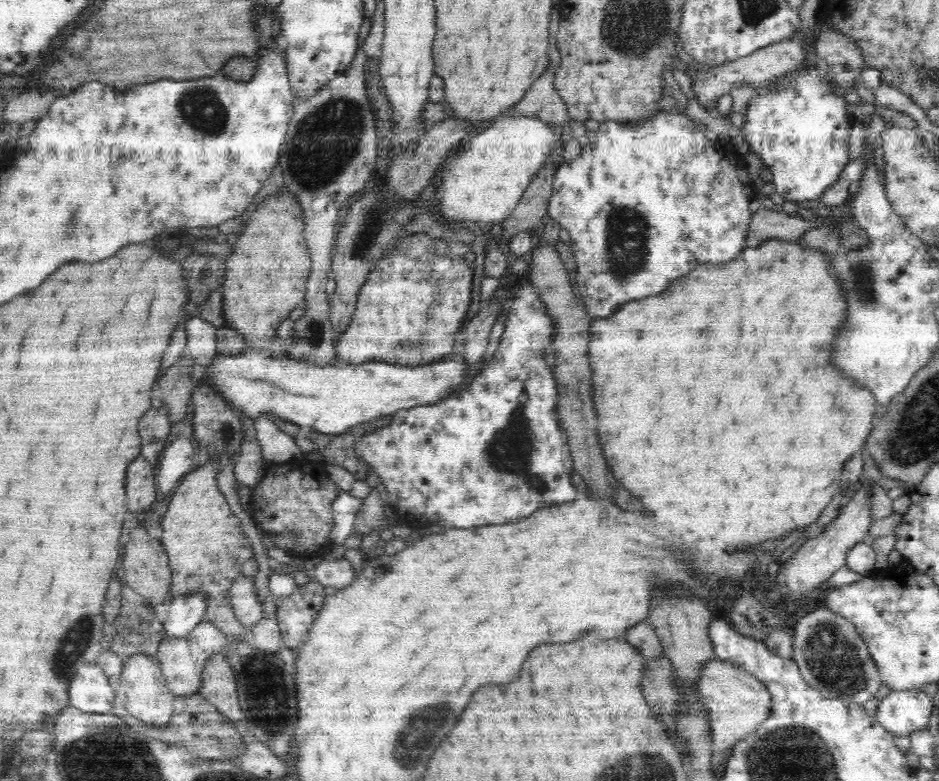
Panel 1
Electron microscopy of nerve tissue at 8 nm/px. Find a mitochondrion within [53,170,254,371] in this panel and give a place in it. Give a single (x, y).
(69, 229)

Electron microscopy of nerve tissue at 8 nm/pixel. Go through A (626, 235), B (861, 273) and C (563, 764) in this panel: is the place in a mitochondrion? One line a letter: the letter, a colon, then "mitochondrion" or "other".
A: mitochondrion
B: mitochondrion
C: other

